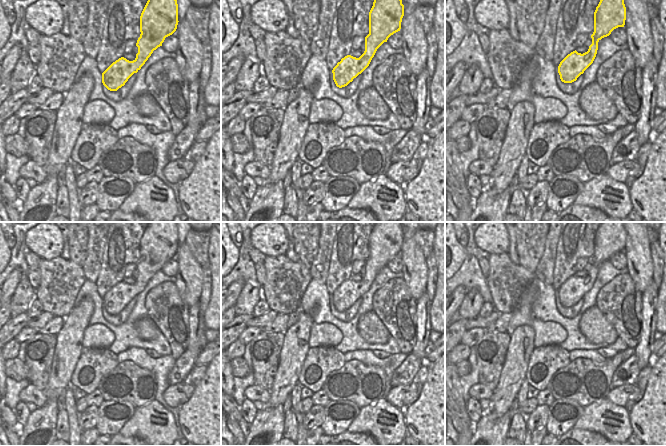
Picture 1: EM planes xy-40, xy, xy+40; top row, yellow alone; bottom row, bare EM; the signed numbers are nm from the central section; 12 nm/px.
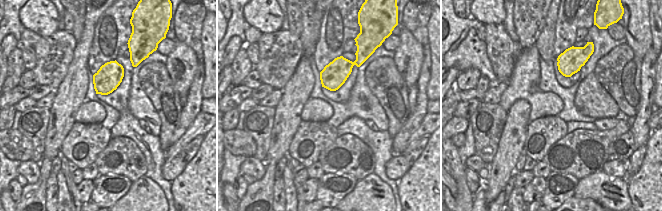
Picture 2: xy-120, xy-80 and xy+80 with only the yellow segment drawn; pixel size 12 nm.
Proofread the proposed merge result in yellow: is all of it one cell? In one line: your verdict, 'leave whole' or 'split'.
leave whole

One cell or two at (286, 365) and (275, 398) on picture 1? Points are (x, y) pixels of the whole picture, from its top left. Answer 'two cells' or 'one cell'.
one cell

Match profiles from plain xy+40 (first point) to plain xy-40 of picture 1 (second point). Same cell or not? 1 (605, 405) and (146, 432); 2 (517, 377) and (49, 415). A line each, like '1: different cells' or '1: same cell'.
1: same cell
2: different cells

